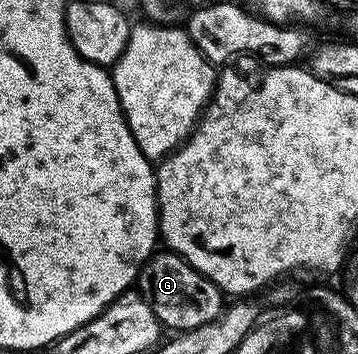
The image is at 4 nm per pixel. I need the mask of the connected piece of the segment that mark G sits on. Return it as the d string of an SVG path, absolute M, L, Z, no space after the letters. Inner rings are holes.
M169 250L155 251L146 261L146 265L138 271L136 291L152 306L152 314L167 329L175 333L187 332L196 326L204 326L204 322L214 321L222 313L224 293L212 281L204 278L200 270L193 268L182 256Z

